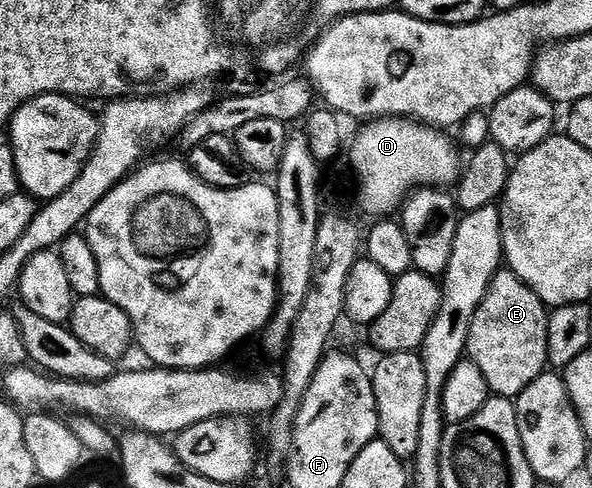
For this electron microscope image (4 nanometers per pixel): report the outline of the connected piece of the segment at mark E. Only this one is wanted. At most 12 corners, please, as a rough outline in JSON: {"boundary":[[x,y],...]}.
{"boundary":[[499,269],[466,340],[491,394],[548,365],[547,305]]}

